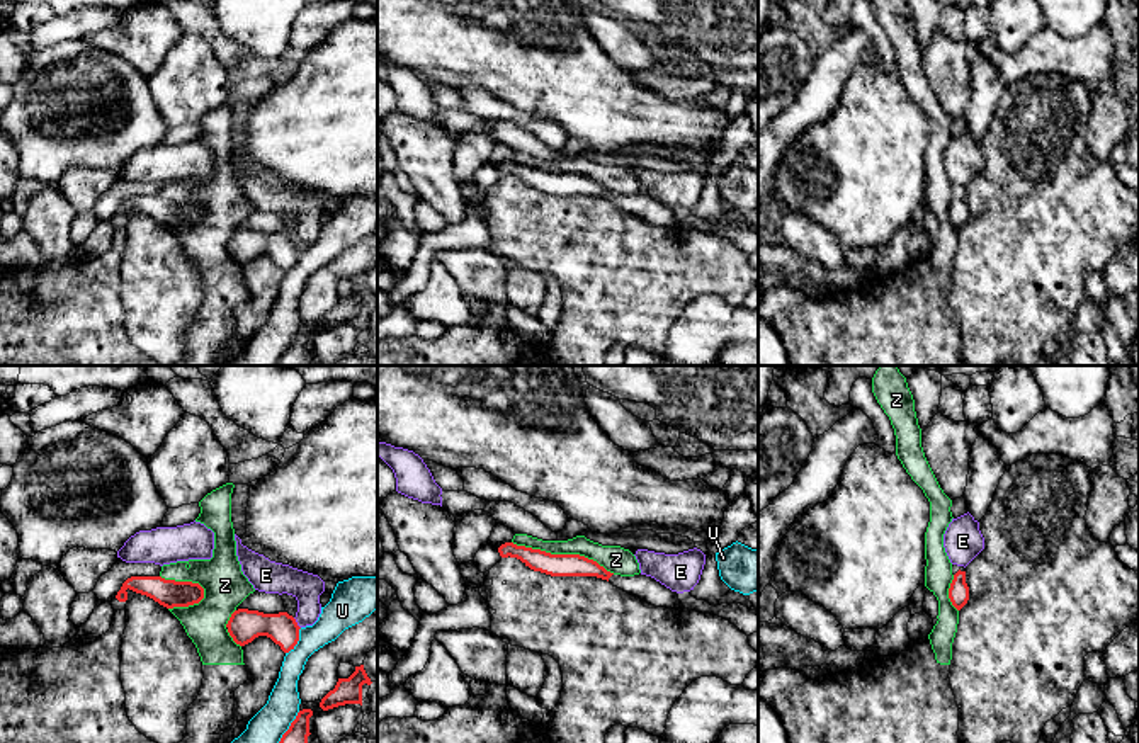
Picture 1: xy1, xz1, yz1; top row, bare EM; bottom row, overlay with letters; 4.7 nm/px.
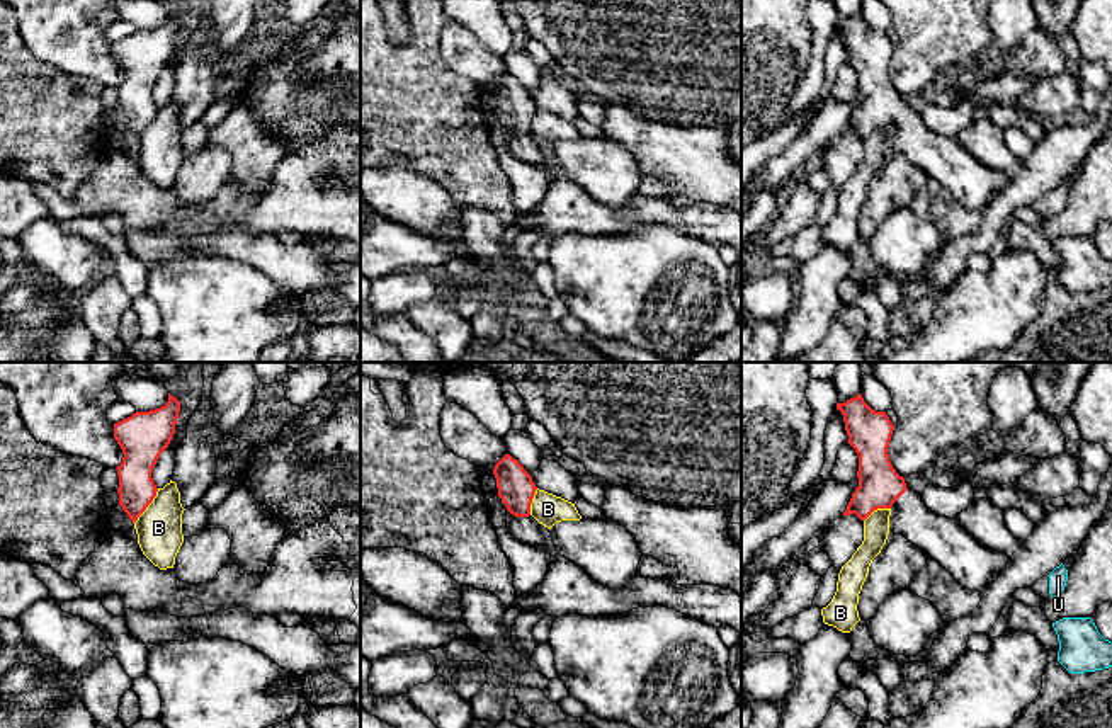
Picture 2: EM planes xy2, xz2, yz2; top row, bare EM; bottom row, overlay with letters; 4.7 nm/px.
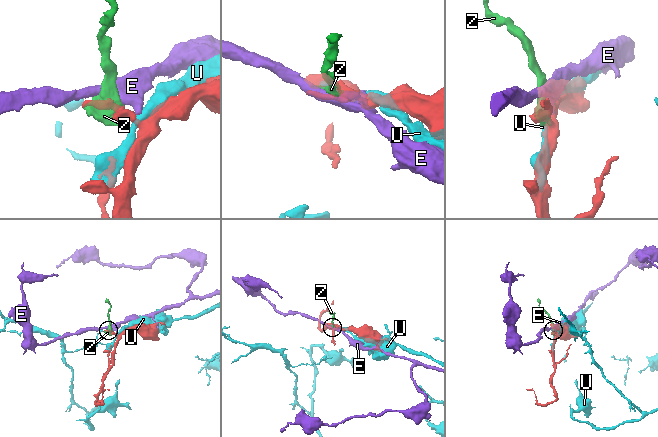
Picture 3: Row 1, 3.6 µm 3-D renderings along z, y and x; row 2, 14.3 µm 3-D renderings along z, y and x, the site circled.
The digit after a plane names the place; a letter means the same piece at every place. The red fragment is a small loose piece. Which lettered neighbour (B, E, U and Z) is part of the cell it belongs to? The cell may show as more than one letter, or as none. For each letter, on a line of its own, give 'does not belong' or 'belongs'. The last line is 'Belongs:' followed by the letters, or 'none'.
B: does not belong
E: does not belong
U: does not belong
Z: does not belong
Belongs: none

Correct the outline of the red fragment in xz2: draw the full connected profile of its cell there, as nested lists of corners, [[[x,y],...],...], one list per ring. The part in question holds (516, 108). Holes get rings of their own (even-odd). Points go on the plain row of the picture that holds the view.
[[[505,73],[493,87],[496,97],[498,116],[507,126],[508,151],[534,167],[539,167],[551,175],[559,173],[547,146],[539,143],[530,134],[530,122],[536,114],[536,102],[524,85]]]

